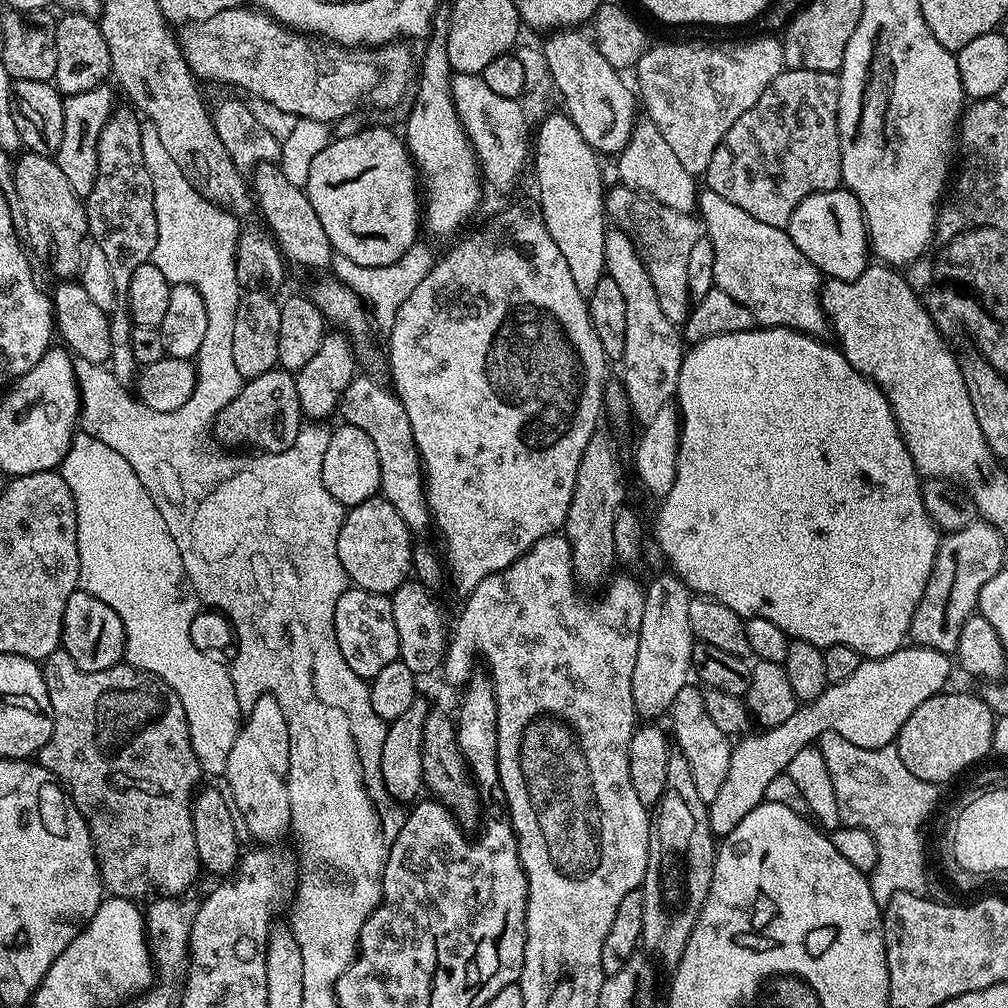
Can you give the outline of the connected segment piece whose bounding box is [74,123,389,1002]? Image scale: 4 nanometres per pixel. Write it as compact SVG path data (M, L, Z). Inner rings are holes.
M145 123L143 125L141 144L146 168L149 170L150 178L153 180L153 200L156 203L157 214L157 245L154 246L150 259L151 263L156 264L158 270L162 270L162 274L166 274L169 284L192 284L198 290L198 294L202 294L202 302L206 302L206 334L202 337L202 346L194 358L196 366L194 394L190 394L190 398L186 398L185 404L178 406L178 410L155 412L150 410L145 404L140 403L139 399L133 398L131 395L128 397L124 393L127 392L125 385L120 384L118 378L114 378L111 367L104 364L96 364L92 368L88 368L88 360L77 359L74 363L74 374L76 375L76 385L80 391L80 418L78 424L83 431L89 432L94 438L98 438L98 442L106 442L106 446L110 446L110 450L118 450L118 454L122 454L122 458L126 458L126 462L130 462L130 466L134 466L134 474L138 474L142 486L146 486L150 498L154 498L154 506L158 506L158 510L162 510L162 518L166 518L166 526L170 526L170 535L174 538L174 542L182 554L182 566L186 570L188 581L192 583L193 588L196 590L197 597L203 603L204 600L208 603L205 605L221 612L223 616L228 618L228 623L232 625L234 655L231 657L233 660L230 660L230 671L232 673L232 681L234 682L234 694L238 698L238 706L242 710L252 708L254 702L258 702L260 696L267 694L276 699L278 706L282 708L282 714L288 723L288 733L292 743L290 746L290 766L288 767L288 797L290 798L290 810L292 811L291 825L293 831L295 832L296 830L297 838L300 839L296 890L294 893L296 909L292 912L290 927L294 938L298 942L298 950L302 952L302 994L305 1001L312 1002L315 996L331 997L338 978L356 959L360 928L366 922L368 915L380 904L380 895L382 894L380 883L384 877L384 863L388 857L389 850L389 845L386 843L386 840L384 844L384 836L380 833L380 816L376 813L376 808L372 805L372 800L368 797L367 790L364 789L364 772L360 769L360 760L379 762L382 758L382 746L386 743L389 721L378 718L378 714L369 711L356 724L355 740L352 737L352 724L348 721L348 716L344 713L343 708L343 704L348 700L348 692L353 692L354 695L363 697L366 692L366 684L361 677L354 674L354 670L350 670L350 666L346 666L346 658L342 658L342 650L338 650L338 642L334 634L334 610L338 606L338 598L344 593L344 589L349 587L350 581L346 570L342 566L342 562L338 558L338 534L342 530L346 508L345 505L339 504L334 499L330 494L330 490L326 490L326 482L322 482L322 458L326 458L326 446L330 446L333 429L331 427L327 428L329 425L324 422L305 423L300 429L294 446L290 446L281 452L252 454L256 456L235 456L232 453L235 451L232 450L224 450L228 452L215 452L214 449L208 448L207 440L208 436L210 440L210 433L213 431L216 423L216 416L230 401L238 398L238 394L246 383L245 377L240 376L238 372L238 366L234 366L234 318L236 317L236 307L242 295L240 280L236 277L236 272L238 273L238 261L236 258L236 249L238 247L236 224L238 224L238 220L237 217L233 216L231 212L225 210L221 205L207 200L200 193L200 189L191 180L186 178L186 174L182 174L178 162L174 162L174 158L170 158L170 150L166 150L166 146L162 146L162 142L158 138L158 130L152 124Z

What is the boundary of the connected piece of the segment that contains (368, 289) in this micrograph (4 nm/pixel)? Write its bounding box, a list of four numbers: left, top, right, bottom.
[329,242,434,330]

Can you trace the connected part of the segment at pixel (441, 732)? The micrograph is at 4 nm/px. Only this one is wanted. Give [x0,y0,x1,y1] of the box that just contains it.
[422,710,478,825]

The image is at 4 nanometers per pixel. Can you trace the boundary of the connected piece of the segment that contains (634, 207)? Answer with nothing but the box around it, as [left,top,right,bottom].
[604,187,701,326]

